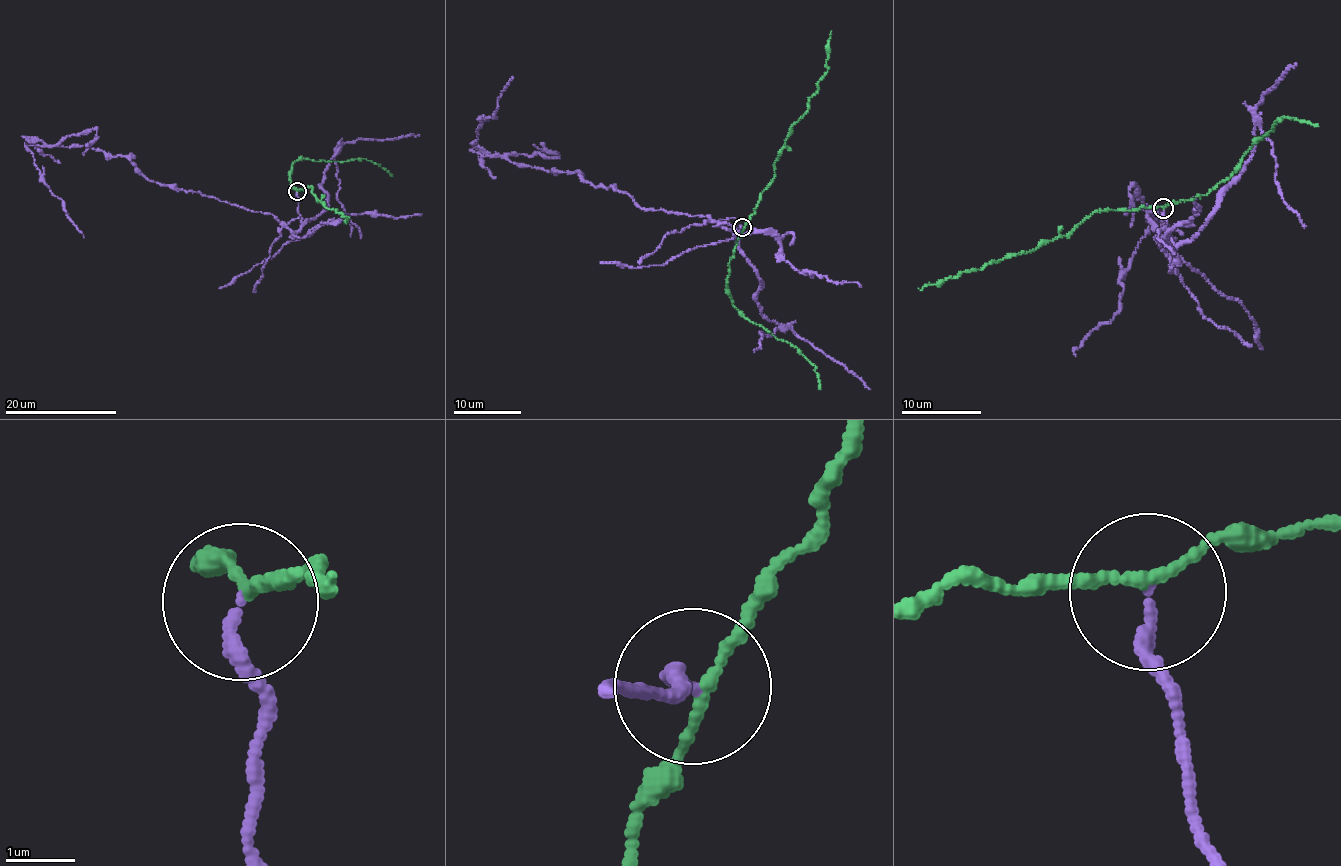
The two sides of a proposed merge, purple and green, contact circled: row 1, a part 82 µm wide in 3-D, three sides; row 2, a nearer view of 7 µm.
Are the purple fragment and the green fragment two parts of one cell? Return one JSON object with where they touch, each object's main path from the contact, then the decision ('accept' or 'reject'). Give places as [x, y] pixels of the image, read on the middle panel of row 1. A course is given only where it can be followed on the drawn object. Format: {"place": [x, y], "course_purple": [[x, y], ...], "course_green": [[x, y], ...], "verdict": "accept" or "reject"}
{"place": [742, 227], "course_purple": [[742, 228], [642, 209], [577, 171], [519, 167], [470, 144], [512, 78]], "course_green": [[742, 228], [755, 210], [760, 193], [773, 178], [776, 160], [794, 124], [803, 116], [827, 70], [831, 31]], "verdict": "reject"}

